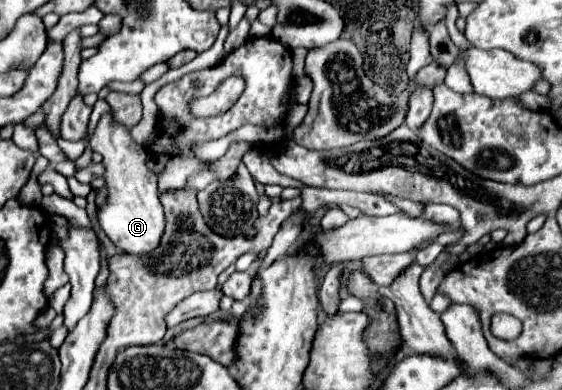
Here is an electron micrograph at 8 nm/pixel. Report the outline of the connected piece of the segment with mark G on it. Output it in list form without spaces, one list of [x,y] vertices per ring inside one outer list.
[[[111,111],[101,115],[93,137],[89,139],[89,147],[103,155],[101,163],[105,167],[103,179],[107,187],[107,199],[97,211],[101,229],[125,253],[137,255],[151,251],[161,239],[161,231],[165,229],[165,217],[157,193],[157,175],[145,165],[145,149],[131,139],[129,129],[115,121]]]

